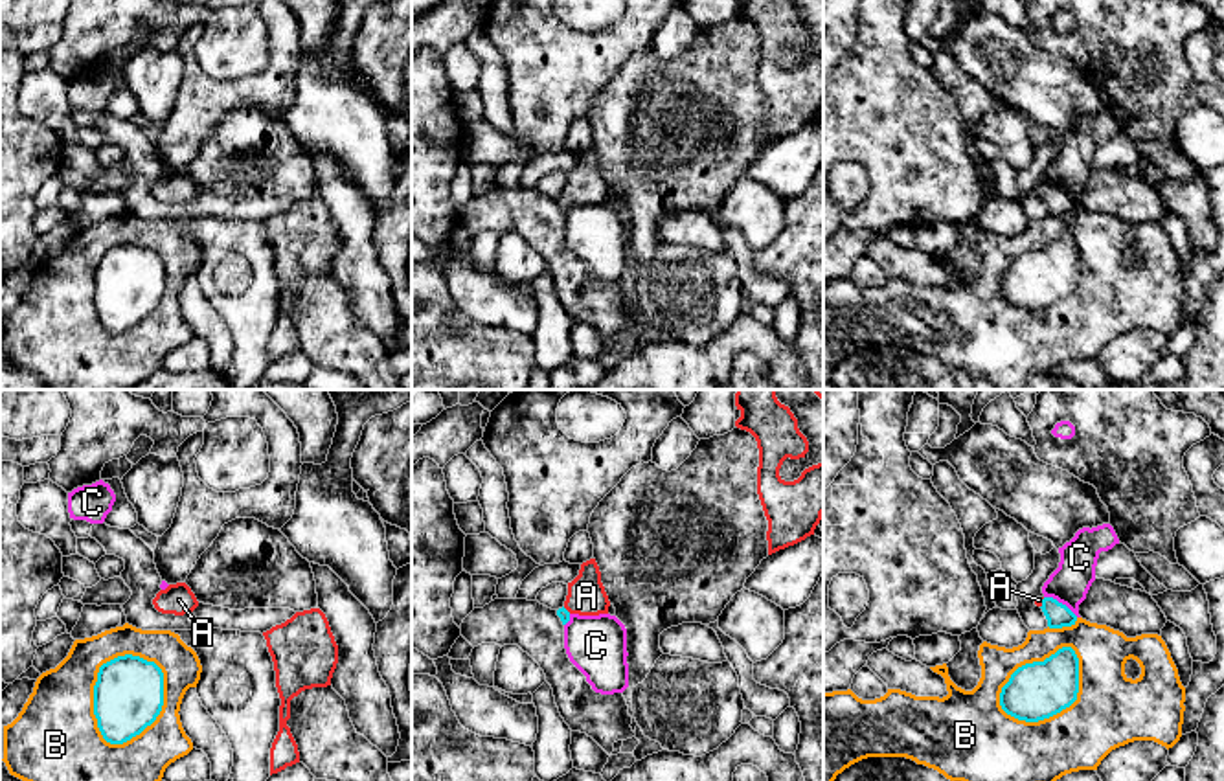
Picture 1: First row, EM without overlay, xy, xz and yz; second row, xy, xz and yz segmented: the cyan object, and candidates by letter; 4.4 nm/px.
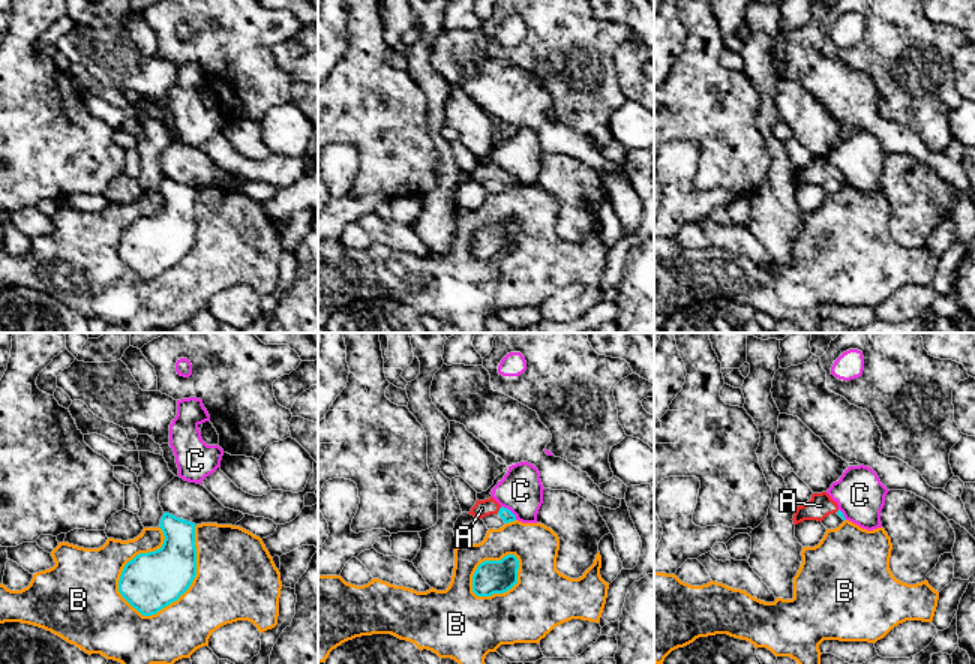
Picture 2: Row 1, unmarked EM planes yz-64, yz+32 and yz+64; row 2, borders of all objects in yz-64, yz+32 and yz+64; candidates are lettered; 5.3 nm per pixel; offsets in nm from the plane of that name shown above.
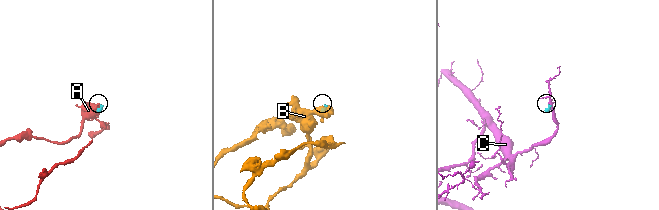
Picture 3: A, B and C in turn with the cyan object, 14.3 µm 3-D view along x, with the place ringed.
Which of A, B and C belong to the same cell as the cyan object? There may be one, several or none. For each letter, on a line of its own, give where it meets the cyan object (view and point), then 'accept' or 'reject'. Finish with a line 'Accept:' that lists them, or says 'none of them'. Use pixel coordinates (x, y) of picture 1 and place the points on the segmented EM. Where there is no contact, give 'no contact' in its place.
A: meets cyan in yz at (1042, 603); accept
B: meets cyan in xy at (160, 710); reject
C: meets cyan in yz at (1061, 603); reject
Accept: A

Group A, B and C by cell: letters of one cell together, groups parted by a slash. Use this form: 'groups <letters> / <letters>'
groups A / B / C

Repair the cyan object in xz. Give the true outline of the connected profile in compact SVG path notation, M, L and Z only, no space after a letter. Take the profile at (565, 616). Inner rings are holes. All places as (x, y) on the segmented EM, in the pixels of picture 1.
M595 559L581 564L579 575L568 583L568 595L564 606L557 610L562 625L570 621L572 614L599 616L608 614L608 595L601 583L601 572Z

